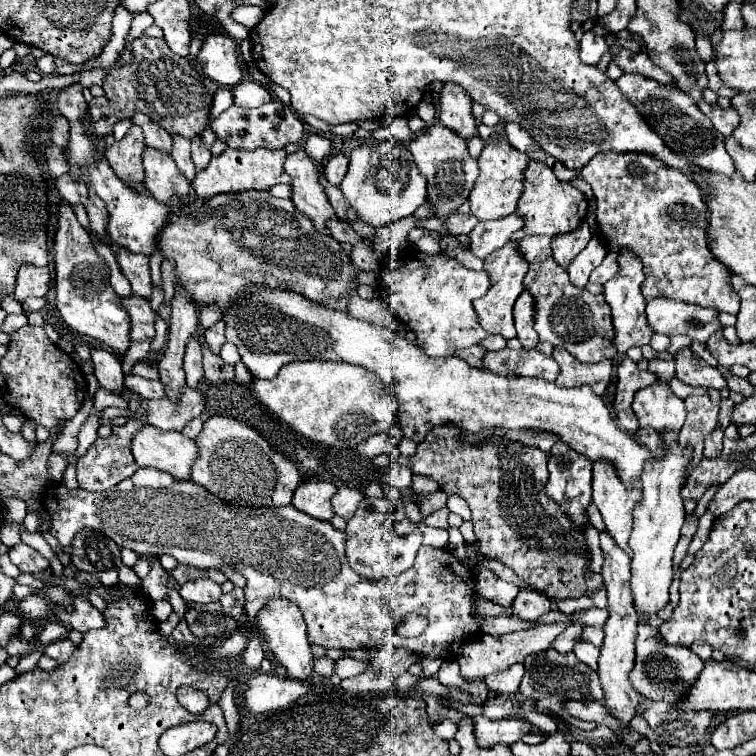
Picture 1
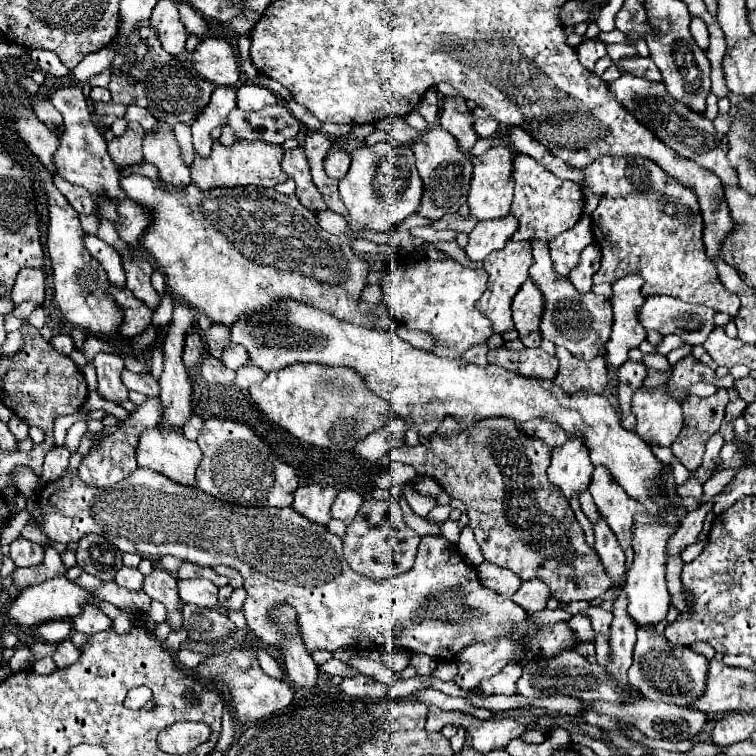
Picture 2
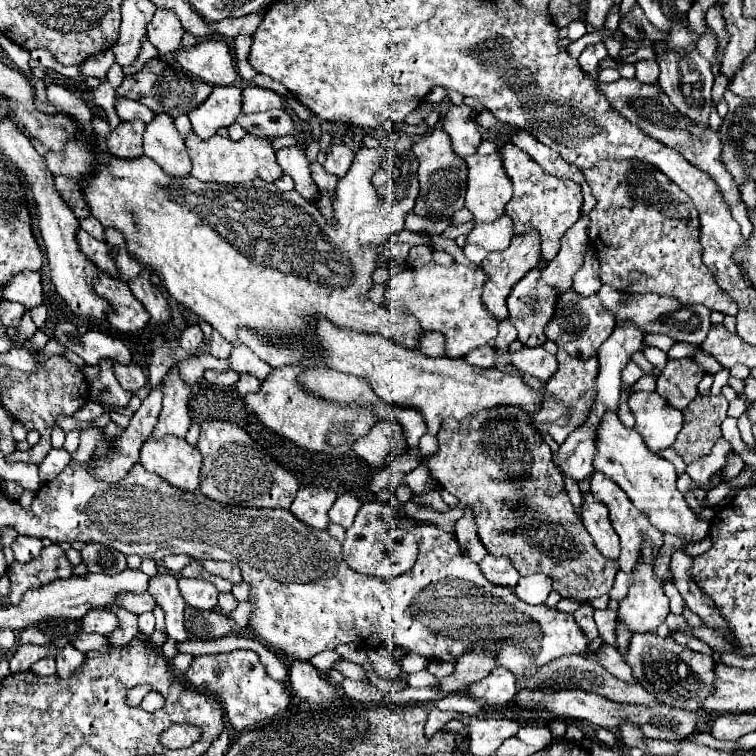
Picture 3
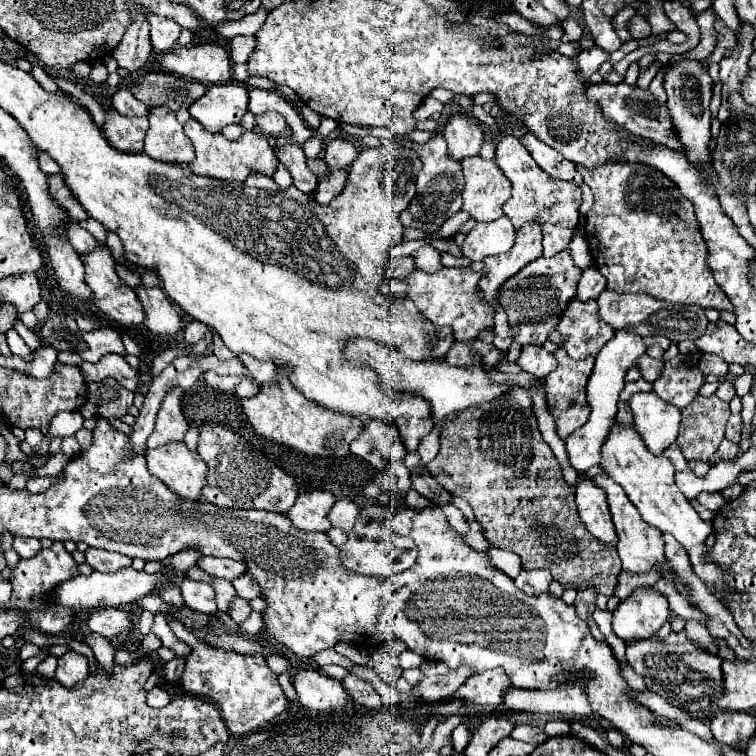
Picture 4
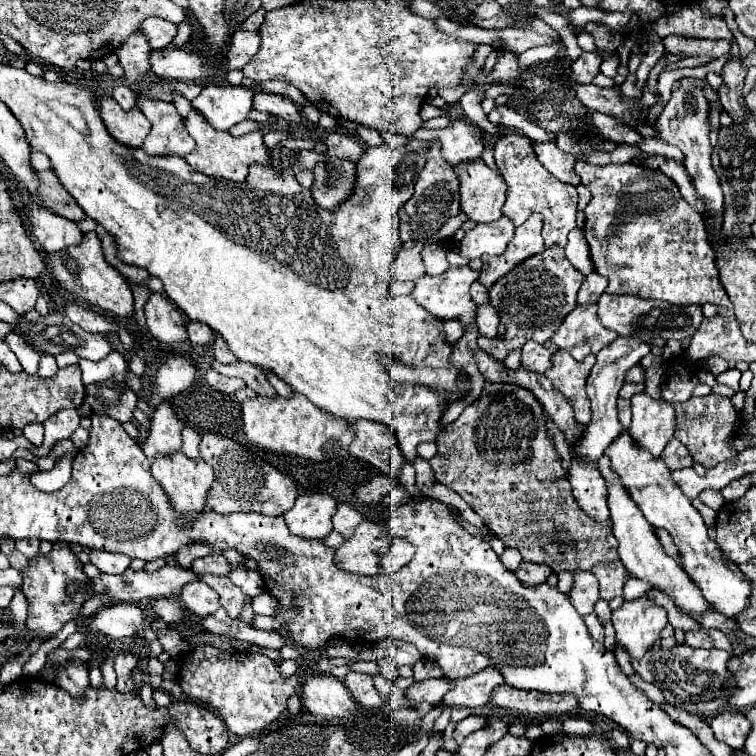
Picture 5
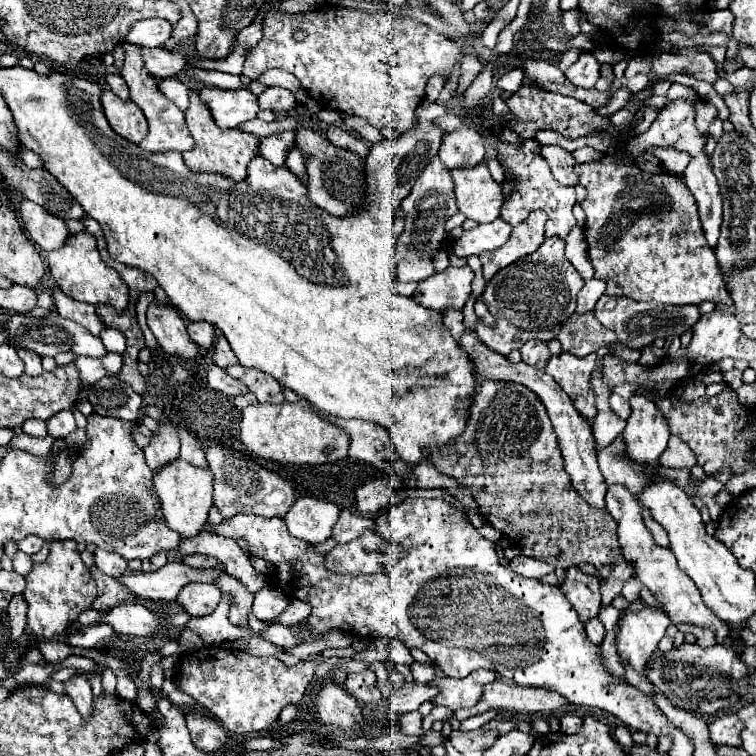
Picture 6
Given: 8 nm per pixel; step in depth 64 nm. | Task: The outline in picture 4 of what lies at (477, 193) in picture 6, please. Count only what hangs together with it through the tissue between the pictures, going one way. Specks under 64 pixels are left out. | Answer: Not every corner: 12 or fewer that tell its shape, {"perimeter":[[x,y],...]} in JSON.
{"perimeter":[[464,158],[462,210],[476,222],[500,218],[510,182],[498,164]]}

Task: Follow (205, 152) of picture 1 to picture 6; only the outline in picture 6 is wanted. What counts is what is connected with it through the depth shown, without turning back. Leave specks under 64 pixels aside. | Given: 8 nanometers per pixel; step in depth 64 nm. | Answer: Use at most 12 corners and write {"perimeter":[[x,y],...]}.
{"perimeter":[[204,88],[202,100],[222,128],[258,118],[248,88]]}

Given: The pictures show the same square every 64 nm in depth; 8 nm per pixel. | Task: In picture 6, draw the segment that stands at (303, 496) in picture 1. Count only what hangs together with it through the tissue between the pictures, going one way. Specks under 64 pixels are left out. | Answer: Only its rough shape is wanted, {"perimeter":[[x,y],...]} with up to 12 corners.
{"perimeter":[[304,496],[284,520],[296,538],[320,544],[338,522],[336,504]]}

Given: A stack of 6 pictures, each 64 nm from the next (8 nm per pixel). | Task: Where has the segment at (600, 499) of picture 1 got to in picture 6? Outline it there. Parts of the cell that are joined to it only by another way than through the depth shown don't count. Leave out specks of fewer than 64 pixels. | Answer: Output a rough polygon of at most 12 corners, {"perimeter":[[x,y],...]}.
{"perimeter":[[622,484],[608,486],[622,554],[634,562],[672,624],[714,632],[718,644],[744,640],[702,600],[670,548],[654,544],[642,508]]}

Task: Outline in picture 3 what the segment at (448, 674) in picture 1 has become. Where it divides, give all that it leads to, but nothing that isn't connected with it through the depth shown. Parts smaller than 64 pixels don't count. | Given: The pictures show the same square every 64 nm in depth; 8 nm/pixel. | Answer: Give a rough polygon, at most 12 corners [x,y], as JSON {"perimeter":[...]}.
{"perimeter":[[430,662],[426,668],[436,678],[452,674],[448,662]]}

